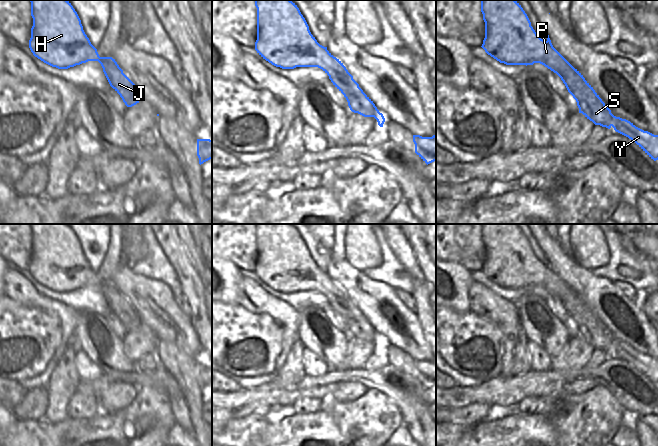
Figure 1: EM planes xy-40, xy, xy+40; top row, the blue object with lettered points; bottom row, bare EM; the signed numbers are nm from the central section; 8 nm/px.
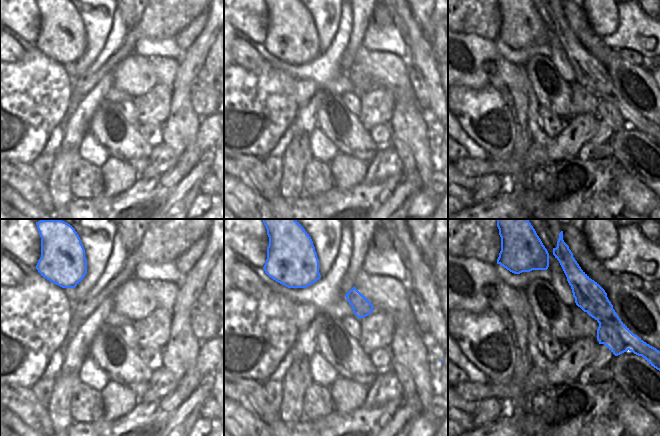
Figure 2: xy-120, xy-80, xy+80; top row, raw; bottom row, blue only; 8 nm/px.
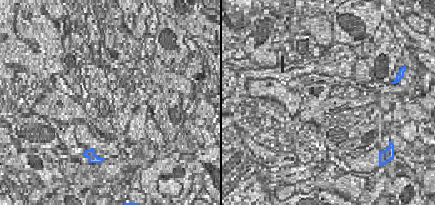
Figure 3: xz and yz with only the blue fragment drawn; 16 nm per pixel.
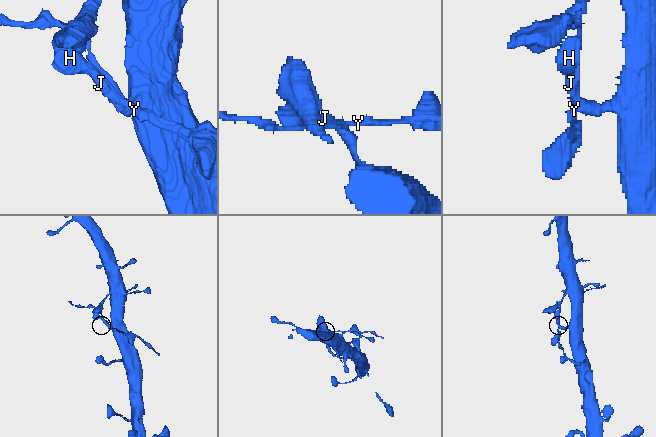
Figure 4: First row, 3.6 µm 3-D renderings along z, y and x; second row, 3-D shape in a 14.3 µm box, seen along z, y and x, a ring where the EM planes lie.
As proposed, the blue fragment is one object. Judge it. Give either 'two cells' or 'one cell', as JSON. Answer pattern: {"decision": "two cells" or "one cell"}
{"decision": "two cells"}

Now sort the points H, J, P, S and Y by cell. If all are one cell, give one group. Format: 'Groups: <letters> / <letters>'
Groups: H J P S / Y.

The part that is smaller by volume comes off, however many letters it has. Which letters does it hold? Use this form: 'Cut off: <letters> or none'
Cut off: Y

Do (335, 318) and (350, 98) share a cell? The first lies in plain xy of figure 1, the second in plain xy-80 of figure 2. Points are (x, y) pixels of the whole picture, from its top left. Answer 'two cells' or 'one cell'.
one cell

